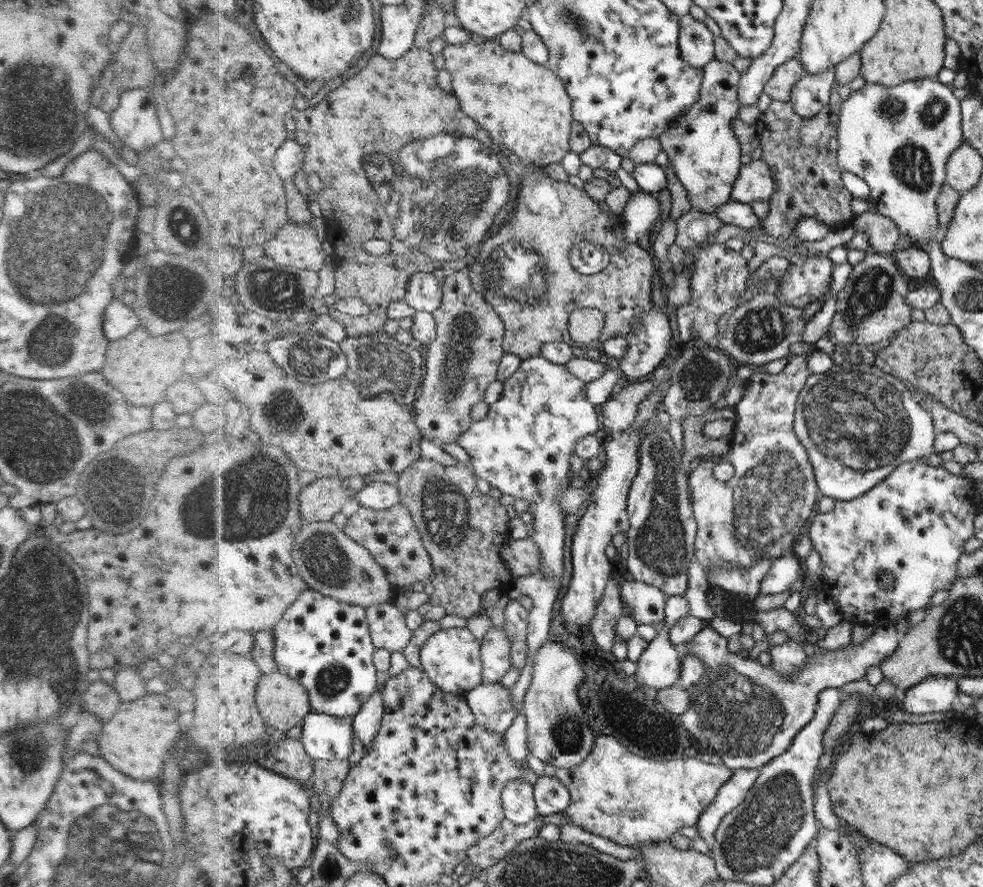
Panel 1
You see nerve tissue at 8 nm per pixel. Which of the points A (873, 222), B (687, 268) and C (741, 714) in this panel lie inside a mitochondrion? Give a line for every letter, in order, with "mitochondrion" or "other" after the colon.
A: other
B: other
C: mitochondrion

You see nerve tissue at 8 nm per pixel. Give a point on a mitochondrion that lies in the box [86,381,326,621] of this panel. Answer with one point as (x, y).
(252, 506)

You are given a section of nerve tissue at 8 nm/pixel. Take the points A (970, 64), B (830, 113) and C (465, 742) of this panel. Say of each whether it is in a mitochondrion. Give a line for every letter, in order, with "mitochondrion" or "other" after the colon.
A: other
B: other
C: other

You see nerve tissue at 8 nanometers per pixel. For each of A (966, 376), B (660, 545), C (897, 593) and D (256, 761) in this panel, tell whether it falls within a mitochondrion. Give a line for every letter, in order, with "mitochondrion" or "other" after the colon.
A: other
B: mitochondrion
C: other
D: other

